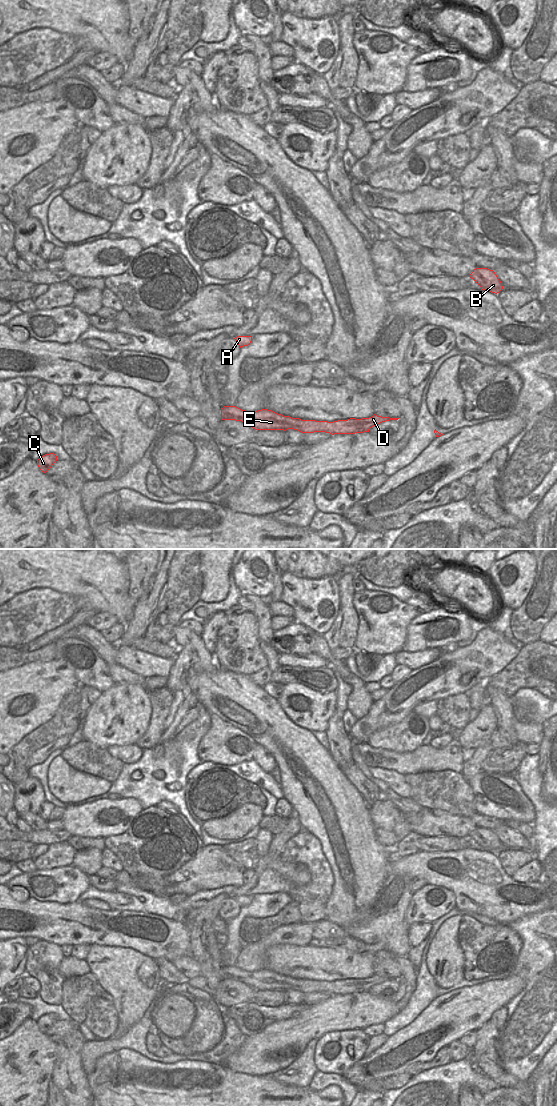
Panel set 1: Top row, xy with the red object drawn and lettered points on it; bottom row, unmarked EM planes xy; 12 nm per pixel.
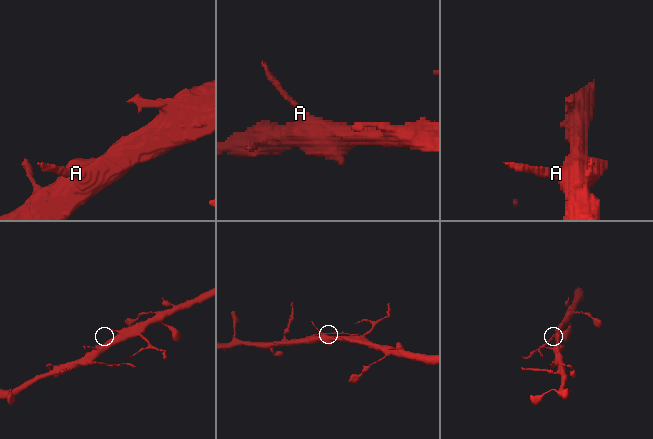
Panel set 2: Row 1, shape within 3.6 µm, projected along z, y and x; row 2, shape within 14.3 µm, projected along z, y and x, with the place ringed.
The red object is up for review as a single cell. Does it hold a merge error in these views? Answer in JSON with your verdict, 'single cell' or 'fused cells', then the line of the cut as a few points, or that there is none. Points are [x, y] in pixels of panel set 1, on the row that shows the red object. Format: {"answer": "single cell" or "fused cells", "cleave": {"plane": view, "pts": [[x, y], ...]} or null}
{"answer": "fused cells", "cleave": {"plane": "xy", "pts": [[222, 408], [226, 409], [236, 419]]}}

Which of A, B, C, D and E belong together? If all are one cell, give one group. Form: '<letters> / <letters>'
A B C / D E

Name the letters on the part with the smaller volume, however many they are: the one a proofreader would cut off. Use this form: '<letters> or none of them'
D, E

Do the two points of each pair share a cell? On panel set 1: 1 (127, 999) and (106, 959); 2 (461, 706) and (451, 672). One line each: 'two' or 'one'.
1: one
2: two

